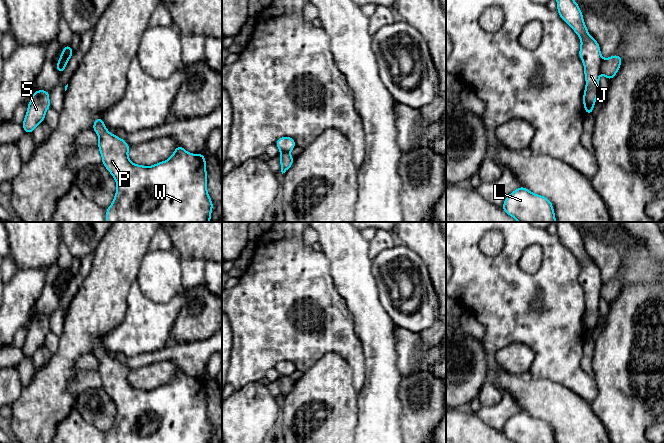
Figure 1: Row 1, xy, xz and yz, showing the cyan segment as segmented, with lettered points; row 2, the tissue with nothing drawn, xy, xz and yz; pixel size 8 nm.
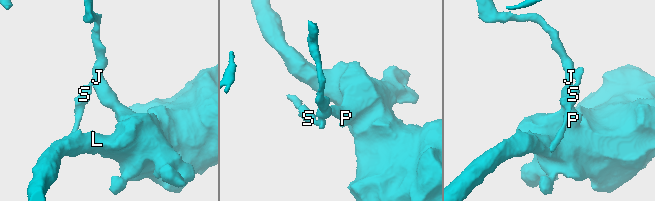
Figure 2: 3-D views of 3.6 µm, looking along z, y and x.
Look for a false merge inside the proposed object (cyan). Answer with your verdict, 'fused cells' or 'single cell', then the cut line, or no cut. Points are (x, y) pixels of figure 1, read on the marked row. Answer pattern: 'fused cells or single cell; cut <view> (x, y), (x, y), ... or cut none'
fused cells; cut yz (603, 59), (600, 71)

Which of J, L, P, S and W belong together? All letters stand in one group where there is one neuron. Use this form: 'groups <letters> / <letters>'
groups J L P W / S

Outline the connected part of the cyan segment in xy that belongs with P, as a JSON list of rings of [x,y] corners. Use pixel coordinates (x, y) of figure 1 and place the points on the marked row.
[[[101,116],[91,129],[99,137],[102,164],[117,185],[113,202],[106,209],[106,222],[210,222],[213,202],[207,192],[204,153],[192,154],[177,145],[168,160],[152,166],[137,165],[128,158],[130,145],[108,132]]]

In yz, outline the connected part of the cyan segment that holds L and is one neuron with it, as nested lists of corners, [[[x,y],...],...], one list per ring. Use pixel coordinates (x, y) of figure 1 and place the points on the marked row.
[[[524,186],[506,197],[502,209],[518,222],[556,222],[552,202]]]

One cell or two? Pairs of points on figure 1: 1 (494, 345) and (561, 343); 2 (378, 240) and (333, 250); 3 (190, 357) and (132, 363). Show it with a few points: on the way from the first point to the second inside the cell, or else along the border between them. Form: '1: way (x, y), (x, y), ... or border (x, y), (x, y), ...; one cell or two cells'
1: way (511, 335), (544, 335); one cell
2: border (368, 241), (368, 256), (371, 259); two cells
3: way (176, 356), (157, 356), (146, 359); one cell

